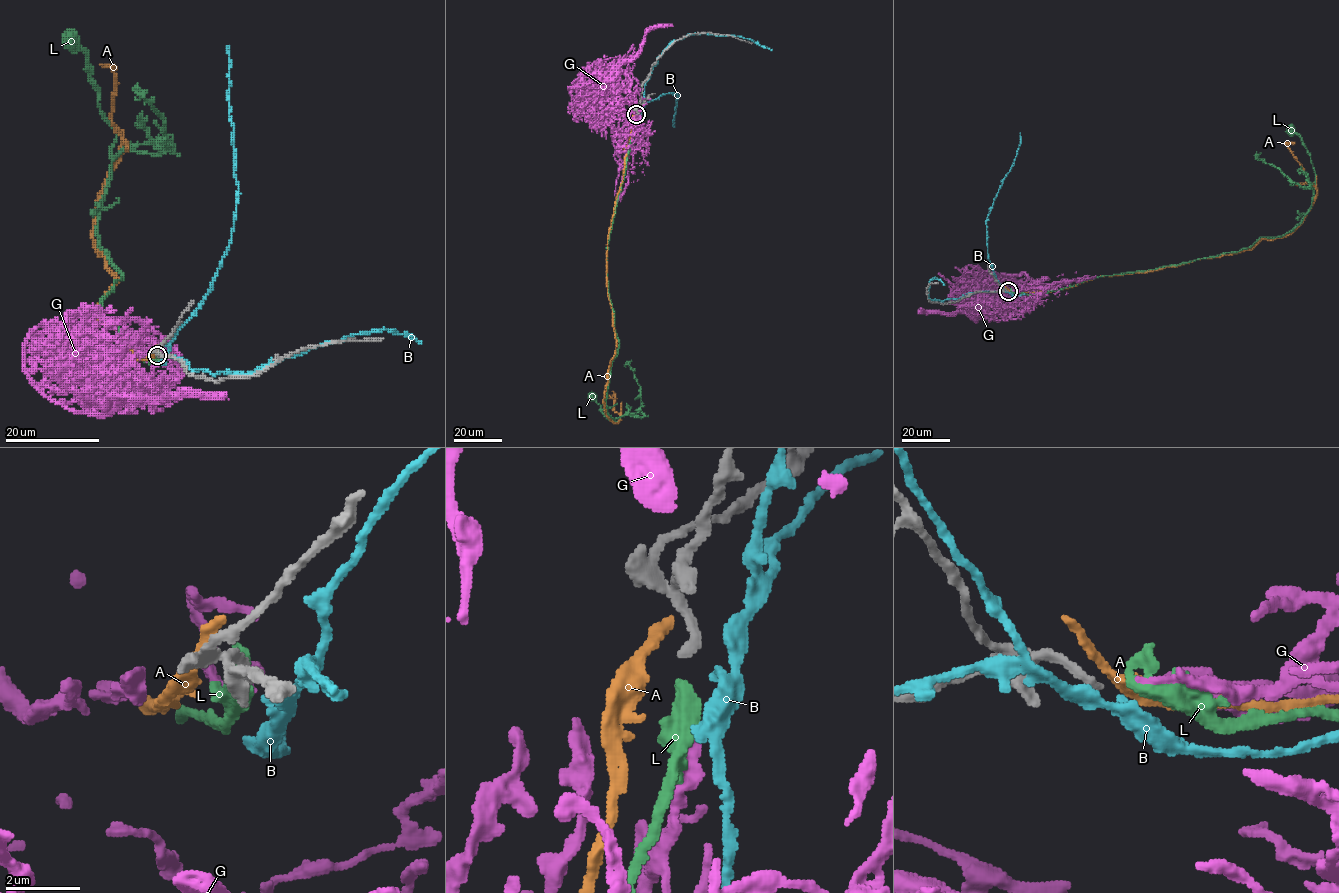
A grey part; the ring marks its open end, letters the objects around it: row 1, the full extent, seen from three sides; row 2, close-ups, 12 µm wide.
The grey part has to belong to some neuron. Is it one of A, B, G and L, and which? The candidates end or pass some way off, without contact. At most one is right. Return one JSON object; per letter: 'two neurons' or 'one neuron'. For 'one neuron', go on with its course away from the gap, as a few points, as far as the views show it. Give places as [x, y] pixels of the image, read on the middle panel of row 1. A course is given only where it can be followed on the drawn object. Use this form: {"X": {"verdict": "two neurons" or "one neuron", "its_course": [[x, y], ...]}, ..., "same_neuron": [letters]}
{"A": {"verdict": "two neurons"}, "B": {"verdict": "two neurons"}, "G": {"verdict": "two neurons"}, "L": {"verdict": "one neuron", "its_course": [[636, 116], [607, 243], [607, 287], [619, 344], [612, 362], [606, 411], [616, 421], [606, 417], [592, 395]]}, "same_neuron": ["L"]}

